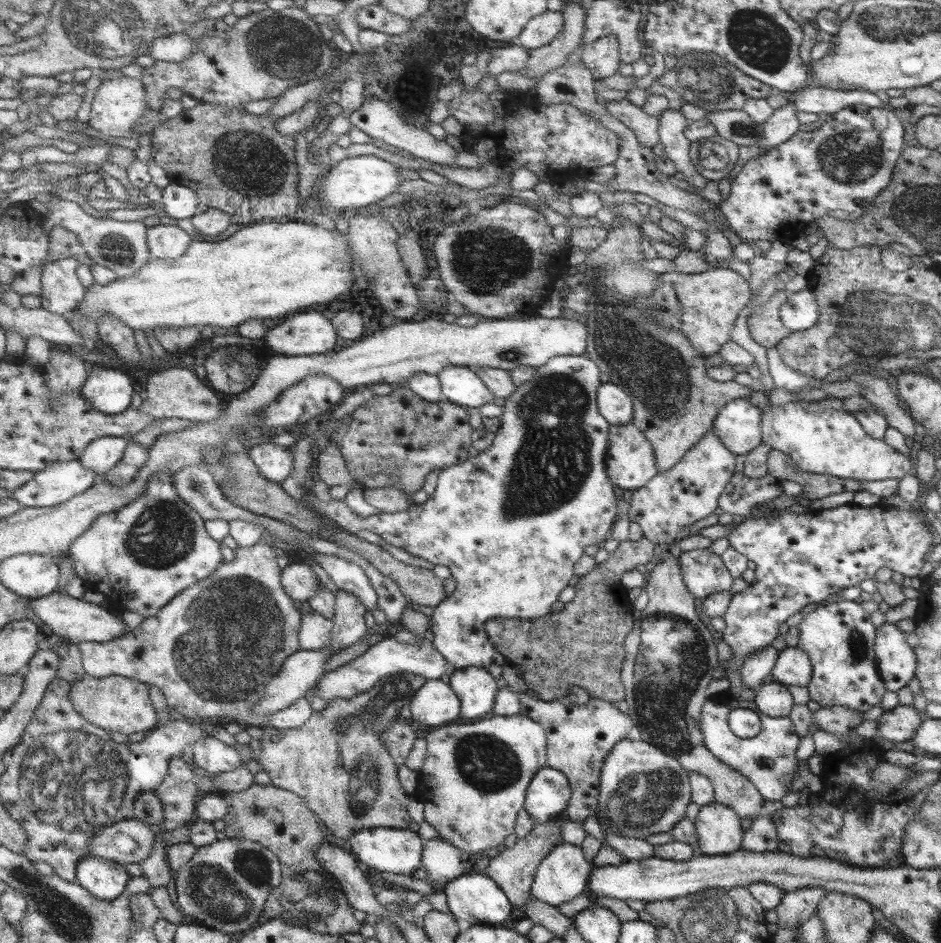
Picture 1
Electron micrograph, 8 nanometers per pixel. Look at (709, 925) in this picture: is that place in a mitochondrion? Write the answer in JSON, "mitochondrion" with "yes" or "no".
{"mitochondrion":"yes"}

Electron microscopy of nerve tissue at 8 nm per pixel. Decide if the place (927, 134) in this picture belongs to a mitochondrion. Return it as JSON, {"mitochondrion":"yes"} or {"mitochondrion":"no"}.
{"mitochondrion":"no"}

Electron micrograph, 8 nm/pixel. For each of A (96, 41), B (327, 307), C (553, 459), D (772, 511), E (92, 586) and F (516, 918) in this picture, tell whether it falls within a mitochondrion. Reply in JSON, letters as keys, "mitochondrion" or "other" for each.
{"A":"mitochondrion","B":"other","C":"mitochondrion","D":"other","E":"other","F":"other"}

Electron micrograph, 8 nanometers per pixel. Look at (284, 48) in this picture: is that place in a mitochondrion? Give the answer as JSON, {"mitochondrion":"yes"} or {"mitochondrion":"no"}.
{"mitochondrion":"yes"}

